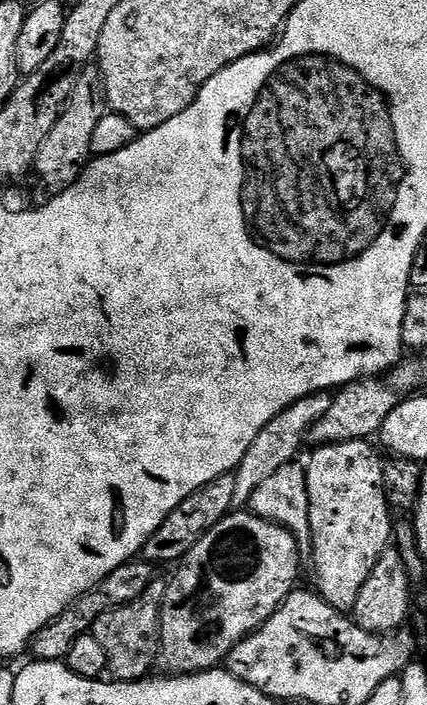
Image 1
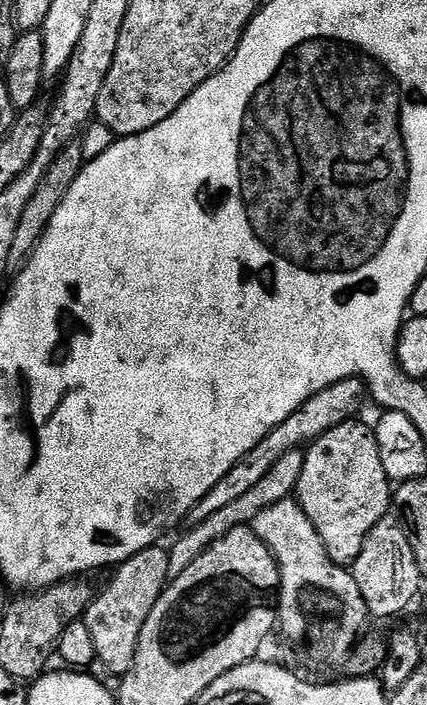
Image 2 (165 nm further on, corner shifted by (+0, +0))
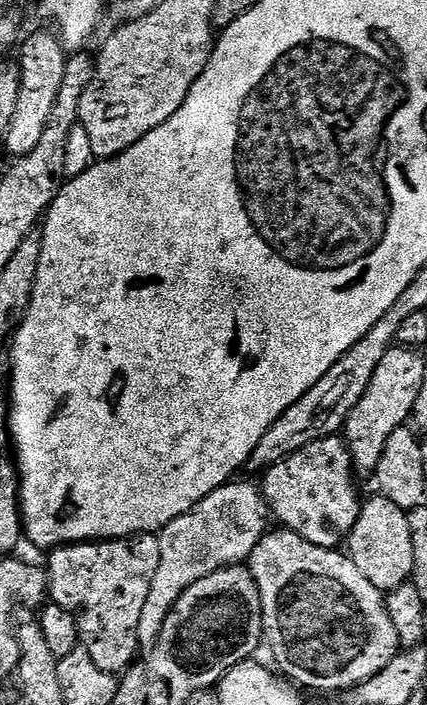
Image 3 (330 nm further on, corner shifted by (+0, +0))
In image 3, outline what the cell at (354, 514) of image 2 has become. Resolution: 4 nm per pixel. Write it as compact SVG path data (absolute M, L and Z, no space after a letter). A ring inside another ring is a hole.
M334 435L310 442L310 446L302 446L290 458L270 466L262 476L262 491L271 515L277 516L287 531L314 542L314 546L339 549L358 522L362 495L356 489L356 479L348 441Z

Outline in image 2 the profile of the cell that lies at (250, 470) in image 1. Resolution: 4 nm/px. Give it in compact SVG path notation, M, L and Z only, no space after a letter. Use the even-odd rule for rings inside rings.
M297 450L290 454L282 454L282 458L278 458L278 462L274 462L274 468L266 474L266 478L262 478L262 482L258 482L258 486L254 486L248 493L242 494L242 498L230 502L230 506L218 510L218 514L206 518L206 522L191 525L187 529L189 532L185 536L178 537L176 545L171 545L168 553L170 577L182 574L182 570L186 570L186 566L190 566L190 562L194 562L194 558L198 558L198 554L202 554L205 548L210 547L214 542L218 542L218 538L222 538L230 530L251 525L252 519L258 514L262 514L262 510L266 510L266 506L274 506L274 502L289 499L296 491L298 478L302 478L303 465L303 451Z

